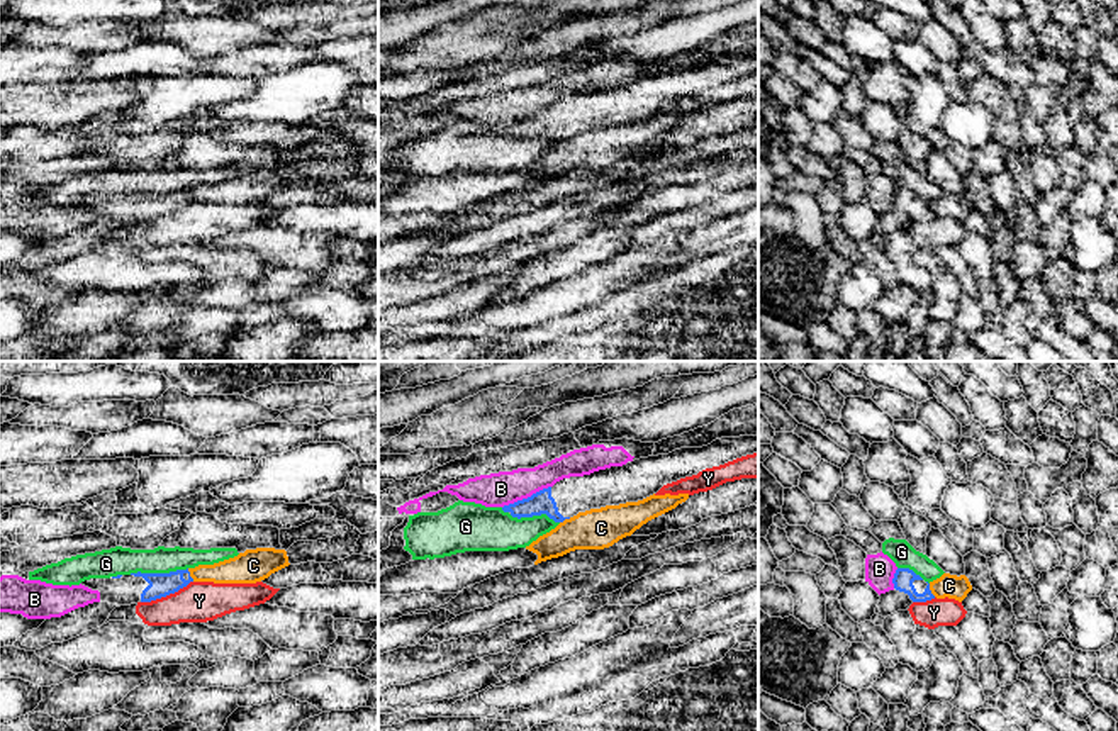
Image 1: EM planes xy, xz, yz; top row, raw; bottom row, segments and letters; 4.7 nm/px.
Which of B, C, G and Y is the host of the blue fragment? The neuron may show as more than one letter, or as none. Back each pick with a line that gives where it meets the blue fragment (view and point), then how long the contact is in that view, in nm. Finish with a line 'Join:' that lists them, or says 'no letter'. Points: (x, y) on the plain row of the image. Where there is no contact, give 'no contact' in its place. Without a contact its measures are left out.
Join: no letter

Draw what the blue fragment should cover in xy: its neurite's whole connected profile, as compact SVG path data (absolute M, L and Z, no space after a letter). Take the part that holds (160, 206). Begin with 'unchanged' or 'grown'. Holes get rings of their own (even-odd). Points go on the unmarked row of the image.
grown; M187 190L170 193L131 193L110 198L90 198L81 205L98 210L100 222L131 226L137 222L151 222L187 207L193 198Z

